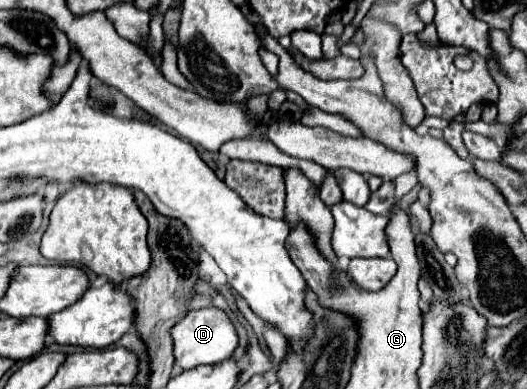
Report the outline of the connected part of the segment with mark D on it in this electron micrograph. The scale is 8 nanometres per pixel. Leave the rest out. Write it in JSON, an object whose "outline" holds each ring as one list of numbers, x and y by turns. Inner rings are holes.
{"outline":[[202,307,202,309,190,311,178,325,174,325,172,339,174,339,174,355,176,355,178,369,194,369,206,363,210,365,220,363,228,359,238,347,236,329,228,319,228,315,218,307]]}

